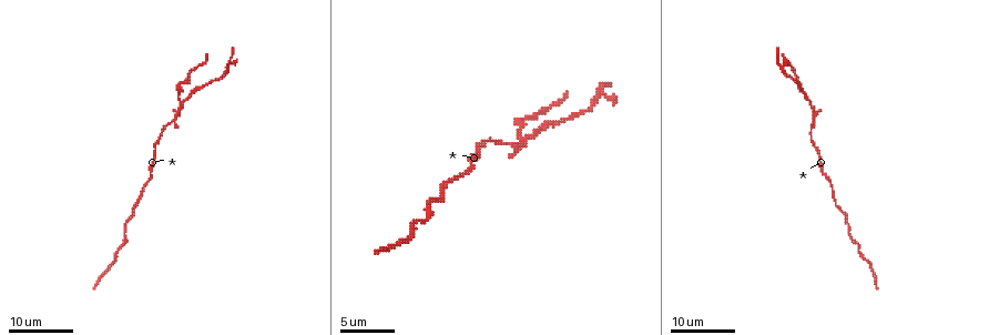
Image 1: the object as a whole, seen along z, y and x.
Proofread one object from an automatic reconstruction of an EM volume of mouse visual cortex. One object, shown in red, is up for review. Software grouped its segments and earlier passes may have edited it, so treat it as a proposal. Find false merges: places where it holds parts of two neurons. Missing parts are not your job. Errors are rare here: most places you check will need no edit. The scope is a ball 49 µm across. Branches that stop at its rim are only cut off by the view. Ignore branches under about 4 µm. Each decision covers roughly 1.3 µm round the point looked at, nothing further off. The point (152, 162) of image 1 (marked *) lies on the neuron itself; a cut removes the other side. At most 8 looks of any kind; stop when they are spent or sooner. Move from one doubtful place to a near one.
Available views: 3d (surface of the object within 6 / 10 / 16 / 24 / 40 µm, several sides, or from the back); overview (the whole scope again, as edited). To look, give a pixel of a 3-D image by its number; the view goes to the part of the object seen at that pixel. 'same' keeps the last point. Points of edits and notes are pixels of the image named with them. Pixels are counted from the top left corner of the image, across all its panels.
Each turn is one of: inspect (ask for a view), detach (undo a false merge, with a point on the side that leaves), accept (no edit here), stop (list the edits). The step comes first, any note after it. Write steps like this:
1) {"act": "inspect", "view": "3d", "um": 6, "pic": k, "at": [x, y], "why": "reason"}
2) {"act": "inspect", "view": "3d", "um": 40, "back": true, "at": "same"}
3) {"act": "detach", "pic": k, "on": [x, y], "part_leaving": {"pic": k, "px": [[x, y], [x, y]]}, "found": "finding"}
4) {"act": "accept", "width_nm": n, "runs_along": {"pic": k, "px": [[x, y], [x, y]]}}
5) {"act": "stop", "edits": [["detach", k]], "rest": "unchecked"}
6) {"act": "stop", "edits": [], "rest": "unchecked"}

{"act": "inspect", "view": "3d", "um": 16, "pic": 1, "at": [814, 141], "why": "sudden change in width"}

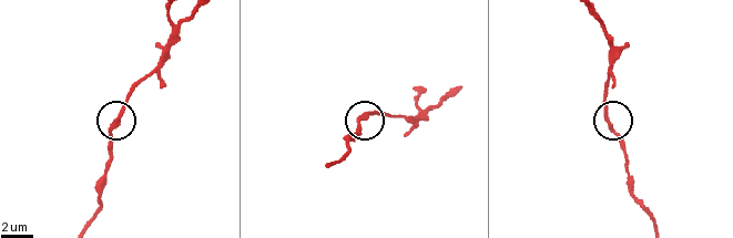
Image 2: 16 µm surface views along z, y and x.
{"act": "inspect", "view": "3d", "um": 10, "pic": 2, "at": [117, 121]}

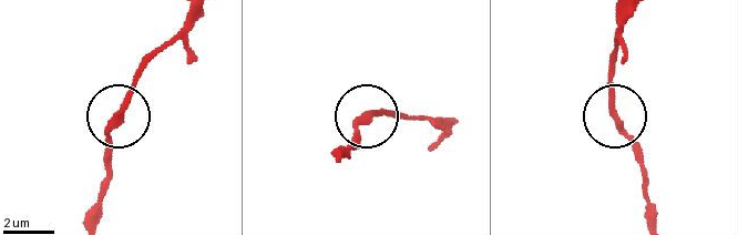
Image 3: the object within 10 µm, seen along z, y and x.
{"act": "accept", "runs_along": {"pic": 3, "px": [[99, 193], [110, 170], [113, 119], [133, 81], [157, 51]]}, "found": "one neuron here"}

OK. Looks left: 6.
{"act": "inspect", "view": "3d", "um": 24, "pic": 1, "at": [808, 103], "why": "side arm on a straight run"}

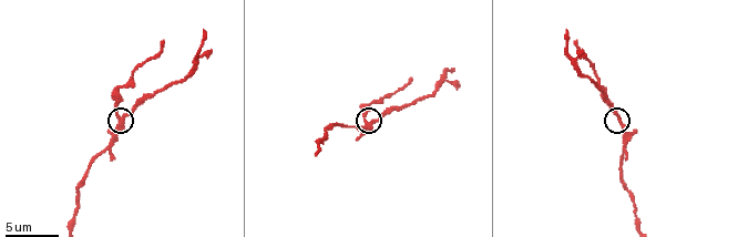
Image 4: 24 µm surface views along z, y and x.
{"act": "inspect", "view": "3d", "um": 6, "pic": 4, "at": [619, 119], "why": "zoom in"}

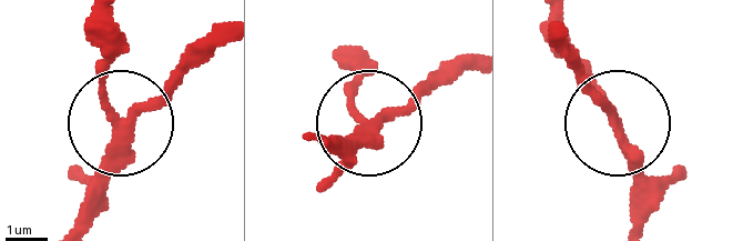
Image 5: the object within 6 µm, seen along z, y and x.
{"act": "detach", "pic": 5, "on": [102, 82], "side_arm_um": 11, "part_leaving": {"pic": 5, "px": [[110, 134], [99, 84], [110, 21]]}, "found": "two neurons meet here"}

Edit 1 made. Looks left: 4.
{"act": "inspect", "view": "overview"}

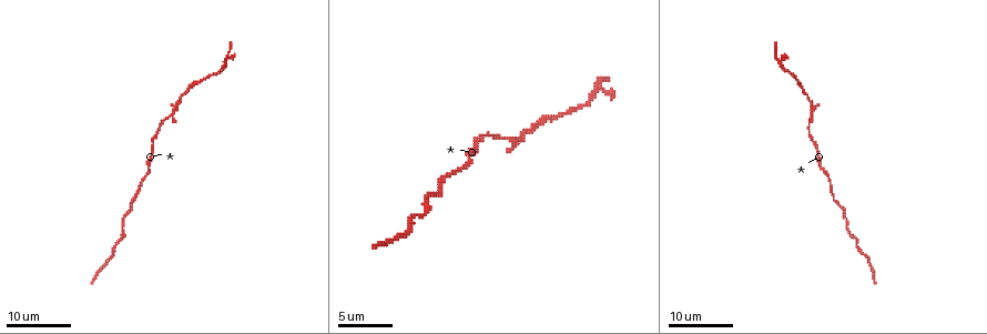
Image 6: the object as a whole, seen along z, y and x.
{"act": "inspect", "view": "3d", "um": 24, "pic": 6, "at": [590, 98]}

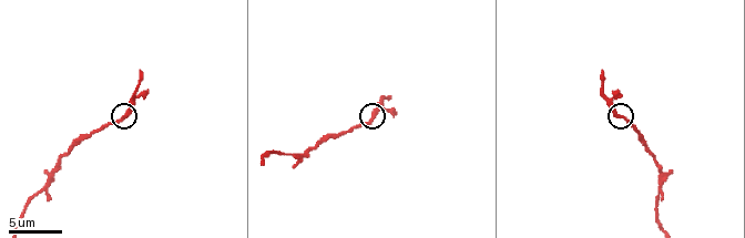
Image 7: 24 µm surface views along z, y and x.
{"act": "inspect", "view": "3d", "um": 6, "pic": 7, "at": [122, 118], "why": "closer look"}

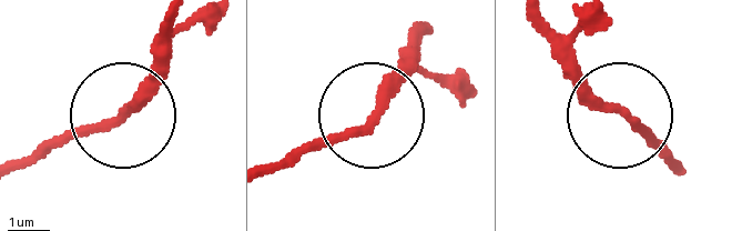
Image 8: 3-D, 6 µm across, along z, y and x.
{"act": "accept", "runs_along": {"pic": 8, "px": [[268, 167], [354, 131], [414, 39]]}, "found": "continuous, no second neuron"}

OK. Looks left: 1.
{"act": "stop", "edits": [["detach", 5]], "rest": "unchecked"}

